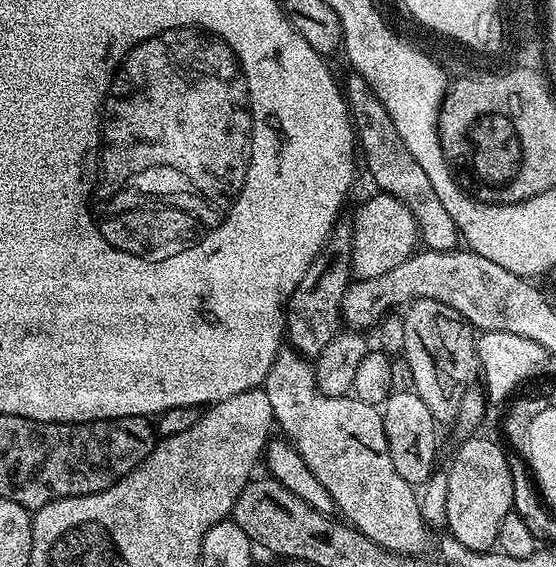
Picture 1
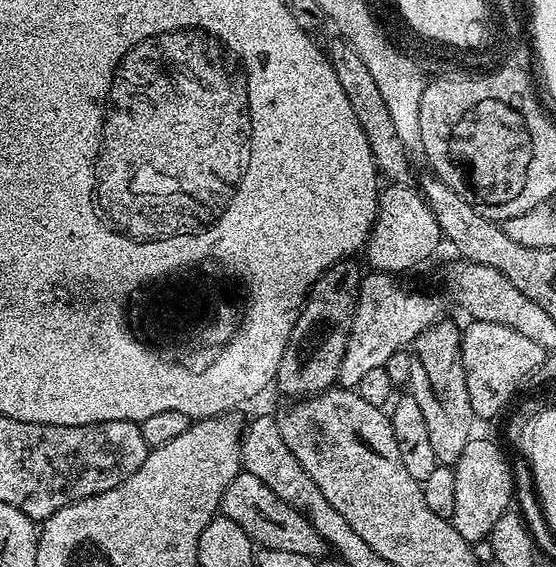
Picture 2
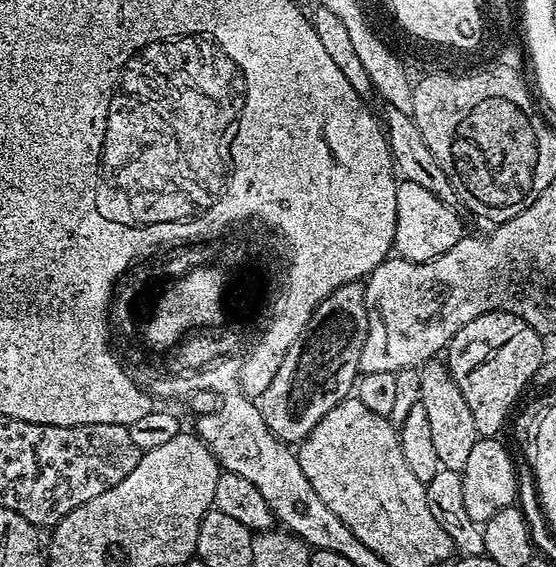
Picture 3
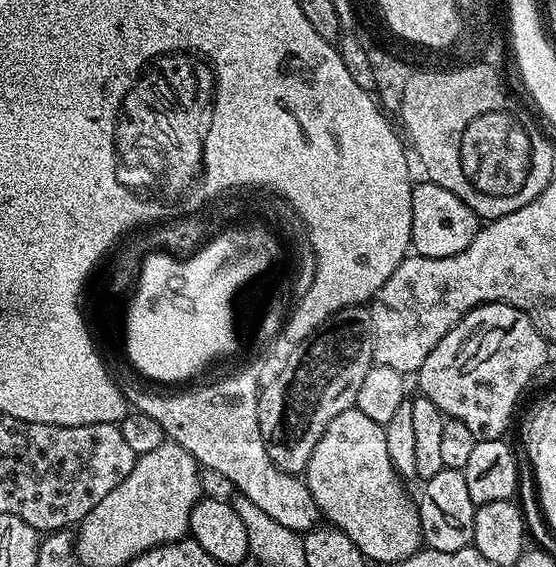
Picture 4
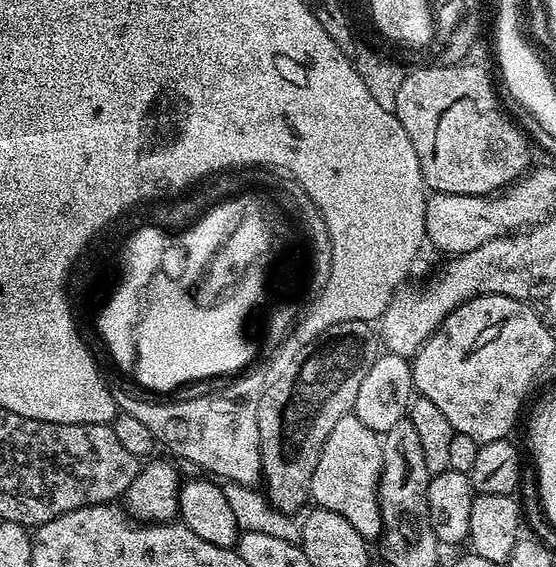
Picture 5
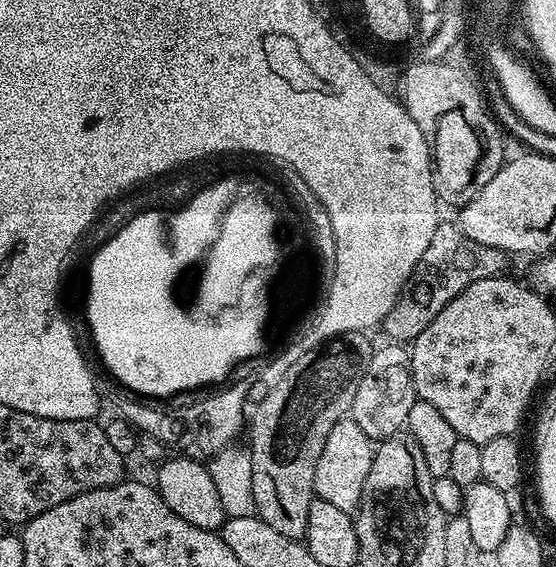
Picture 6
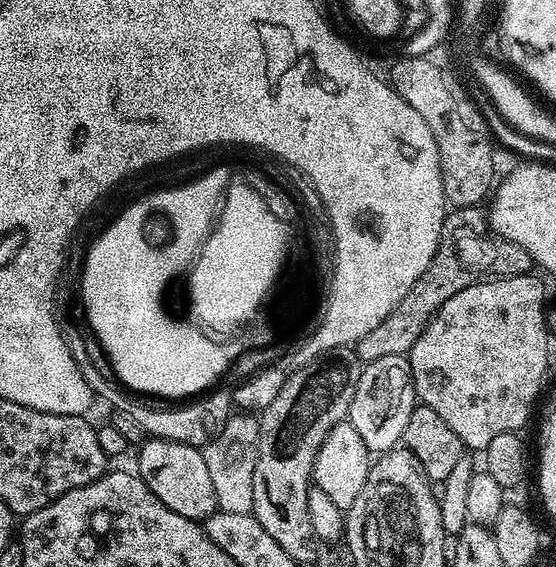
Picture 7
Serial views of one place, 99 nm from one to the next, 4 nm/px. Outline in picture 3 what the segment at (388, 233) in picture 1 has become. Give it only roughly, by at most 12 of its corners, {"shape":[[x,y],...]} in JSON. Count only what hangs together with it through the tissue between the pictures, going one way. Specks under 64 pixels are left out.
{"shape":[[396,185],[399,259],[430,262],[466,228],[453,205]]}

